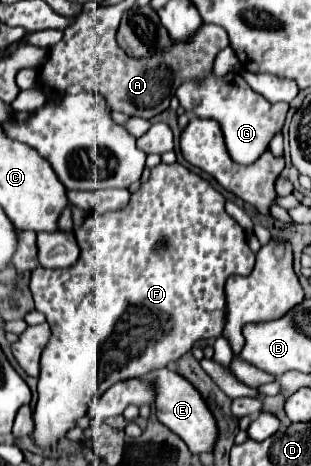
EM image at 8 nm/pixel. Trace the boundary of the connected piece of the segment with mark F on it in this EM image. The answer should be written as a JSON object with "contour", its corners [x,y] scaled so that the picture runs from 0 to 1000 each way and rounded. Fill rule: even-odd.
{"contour":[[[508,352],[482,365],[476,391],[457,391],[437,412],[418,416],[418,433],[373,455],[334,455],[334,459],[289,459],[273,476],[238,494],[244,519],[257,528],[257,562],[232,567],[225,575],[199,579],[154,579],[154,575],[116,575],[96,592],[96,627],[109,639],[116,665],[148,674],[148,687],[161,695],[161,734],[148,738],[129,773],[129,807],[122,807],[122,867],[109,880],[109,910],[116,923],[103,940],[122,957],[148,961],[174,948],[186,948],[225,918],[244,914],[244,901],[257,893],[277,893],[277,876],[289,876],[289,858],[302,858],[309,845],[334,841],[379,815],[405,811],[450,811],[469,798],[495,790],[527,790],[540,777],[572,773],[592,764],[617,738],[643,725],[701,725],[727,695],[727,635],[720,635],[720,605],[746,588],[804,588],[817,575],[817,541],[791,524],[785,494],[727,459],[720,451],[720,421],[695,412],[656,382],[637,373],[598,365],[585,352]]]}

